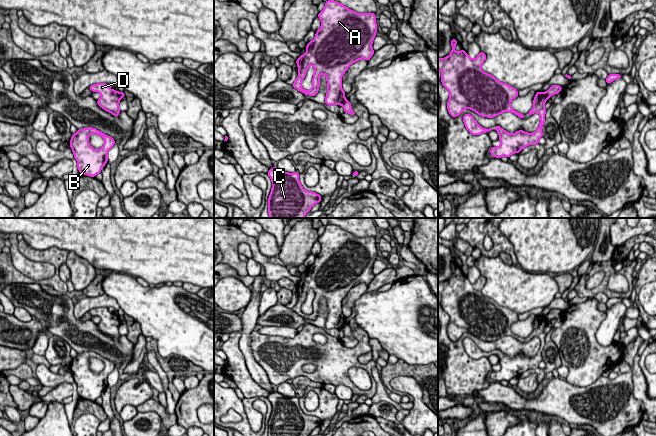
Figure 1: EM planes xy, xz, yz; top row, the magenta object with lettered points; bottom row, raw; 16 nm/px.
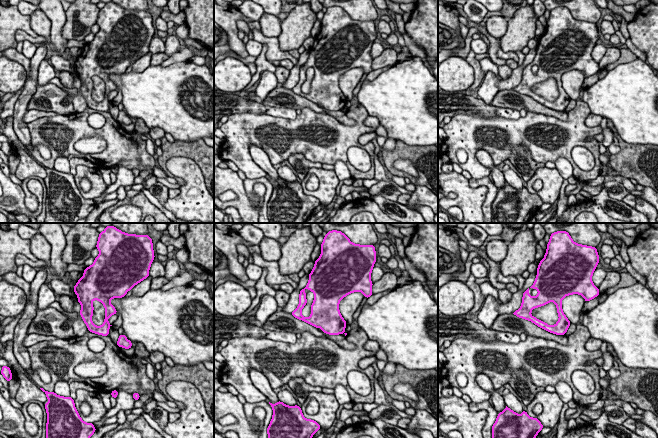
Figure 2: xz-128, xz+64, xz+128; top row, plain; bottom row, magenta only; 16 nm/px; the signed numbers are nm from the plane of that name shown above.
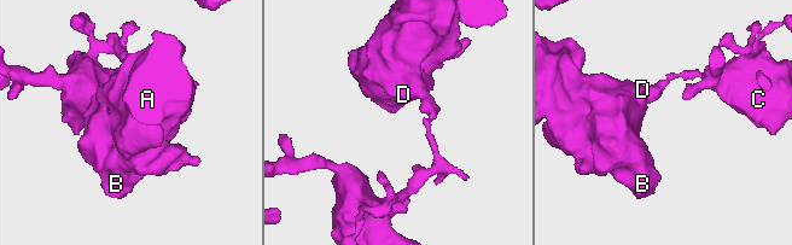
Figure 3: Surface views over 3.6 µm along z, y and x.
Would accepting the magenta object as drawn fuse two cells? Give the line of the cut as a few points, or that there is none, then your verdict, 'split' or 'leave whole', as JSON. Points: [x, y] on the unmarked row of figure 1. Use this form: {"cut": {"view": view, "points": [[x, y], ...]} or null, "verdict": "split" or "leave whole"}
{"cut": {"view": "yz", "points": [[543, 317], [547, 323]]}, "verdict": "split"}

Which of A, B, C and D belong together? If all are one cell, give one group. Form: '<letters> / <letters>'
A B D / C

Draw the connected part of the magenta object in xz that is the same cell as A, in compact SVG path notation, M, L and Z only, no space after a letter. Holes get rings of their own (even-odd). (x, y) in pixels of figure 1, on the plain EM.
M327 224L318 241L321 244L321 251L316 255L315 262L307 267L306 277L296 284L298 301L292 310L305 319L316 320L320 309L320 299L324 298L327 304L325 328L329 330L341 329L345 324L345 316L342 313L342 300L351 288L361 283L369 285L375 276L372 267L378 252L376 240L372 236L359 238L337 225ZM310 289L314 291L312 313L304 314L301 307Z

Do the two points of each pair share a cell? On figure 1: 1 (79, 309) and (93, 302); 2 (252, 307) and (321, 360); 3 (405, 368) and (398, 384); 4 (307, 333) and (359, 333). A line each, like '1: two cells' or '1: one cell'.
1: one cell
2: two cells
3: two cells
4: one cell

